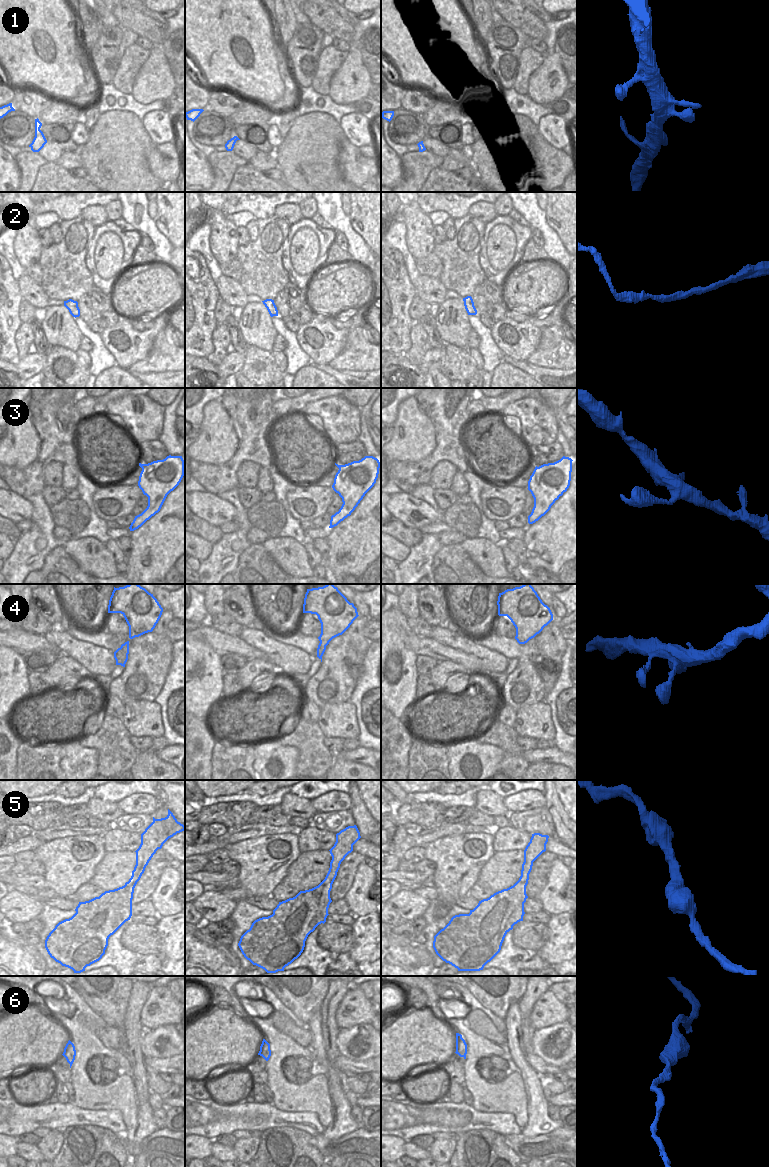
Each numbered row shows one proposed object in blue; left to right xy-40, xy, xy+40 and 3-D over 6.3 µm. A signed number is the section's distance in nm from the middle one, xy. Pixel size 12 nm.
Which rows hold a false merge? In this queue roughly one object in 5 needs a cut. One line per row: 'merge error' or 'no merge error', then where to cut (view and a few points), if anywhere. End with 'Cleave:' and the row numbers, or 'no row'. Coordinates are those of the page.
1: no merge error | no cut
2: no merge error | no cut
3: no merge error | no cut
4: no merge error | no cut
5: no merge error | no cut
6: no merge error | no cut
Cleave: no row

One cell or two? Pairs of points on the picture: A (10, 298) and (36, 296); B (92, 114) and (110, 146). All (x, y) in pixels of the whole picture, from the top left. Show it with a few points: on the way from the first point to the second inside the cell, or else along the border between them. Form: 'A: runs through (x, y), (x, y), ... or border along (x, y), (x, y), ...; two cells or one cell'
A: border along (16, 280), (23, 299); two cells
B: border along (100, 115), (89, 130); two cells

